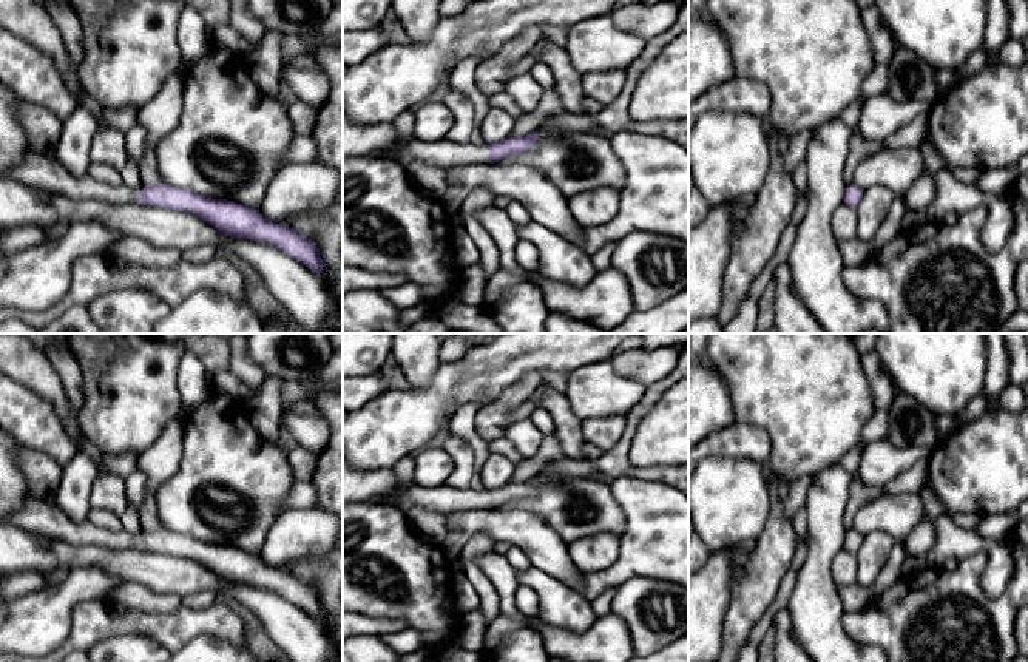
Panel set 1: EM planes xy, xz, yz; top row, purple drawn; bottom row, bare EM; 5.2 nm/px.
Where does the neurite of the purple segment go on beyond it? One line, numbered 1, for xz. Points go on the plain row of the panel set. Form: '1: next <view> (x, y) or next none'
1: next xz (443, 499)

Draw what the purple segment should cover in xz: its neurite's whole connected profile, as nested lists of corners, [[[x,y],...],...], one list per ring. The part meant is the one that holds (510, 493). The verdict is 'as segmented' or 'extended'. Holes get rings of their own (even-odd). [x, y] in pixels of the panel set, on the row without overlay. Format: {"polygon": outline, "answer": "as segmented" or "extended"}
{"polygon": [[[537,475],[522,483],[508,483],[502,488],[485,488],[482,491],[474,491],[471,488],[455,489],[446,485],[438,488],[421,488],[418,485],[412,485],[401,491],[378,495],[372,498],[370,503],[395,506],[404,514],[414,506],[423,506],[443,514],[460,509],[495,509],[502,505],[517,502],[534,494],[537,485]]], "answer": "extended"}

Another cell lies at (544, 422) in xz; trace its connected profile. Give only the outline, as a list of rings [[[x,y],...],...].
[[[536,407],[534,412],[529,415],[529,420],[543,435],[554,432],[553,417],[543,407]]]

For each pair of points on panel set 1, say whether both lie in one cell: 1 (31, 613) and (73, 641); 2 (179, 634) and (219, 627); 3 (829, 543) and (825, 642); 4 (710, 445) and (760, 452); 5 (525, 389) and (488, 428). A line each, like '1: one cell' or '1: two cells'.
1: two cells
2: one cell
3: one cell
4: one cell
5: one cell

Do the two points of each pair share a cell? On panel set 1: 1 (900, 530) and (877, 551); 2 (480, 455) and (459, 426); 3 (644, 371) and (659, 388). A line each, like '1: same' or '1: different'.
1: different
2: same
3: different

